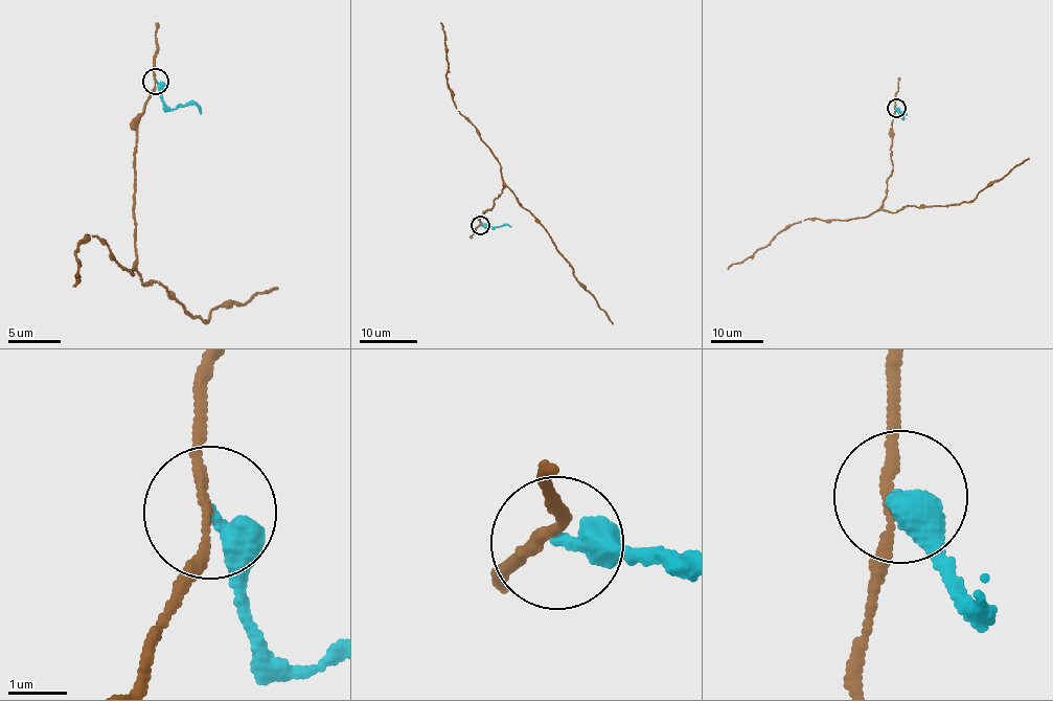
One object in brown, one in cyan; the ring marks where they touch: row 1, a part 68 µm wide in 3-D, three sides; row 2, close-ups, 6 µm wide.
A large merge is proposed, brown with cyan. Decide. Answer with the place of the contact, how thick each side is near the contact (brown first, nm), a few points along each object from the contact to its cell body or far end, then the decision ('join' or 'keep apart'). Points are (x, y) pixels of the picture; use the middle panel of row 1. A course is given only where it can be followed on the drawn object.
at (480, 225); 140 nm thick on the brown side, 440 nm on the other; brown runs (481, 225), (479, 217), (495, 206), (505, 187), (499, 162), (454, 102), (445, 74), (449, 64), (441, 23); cyan runs (481, 226), (511, 226); keep apart

